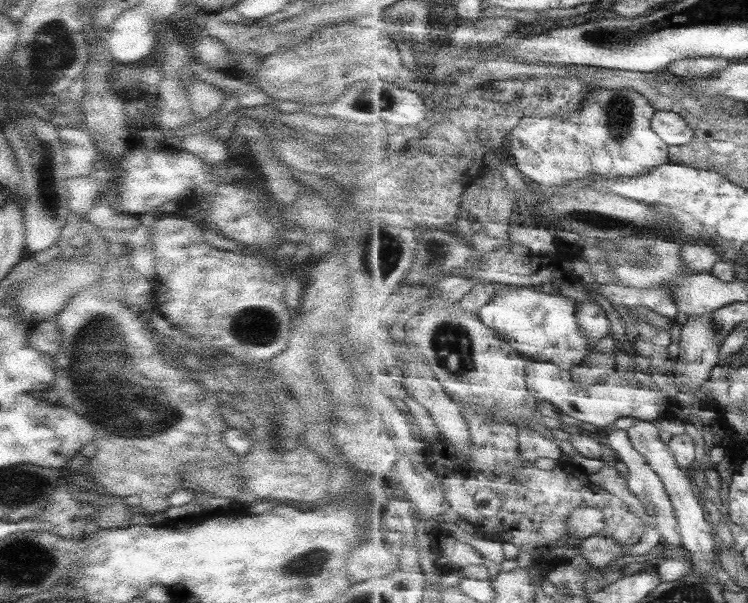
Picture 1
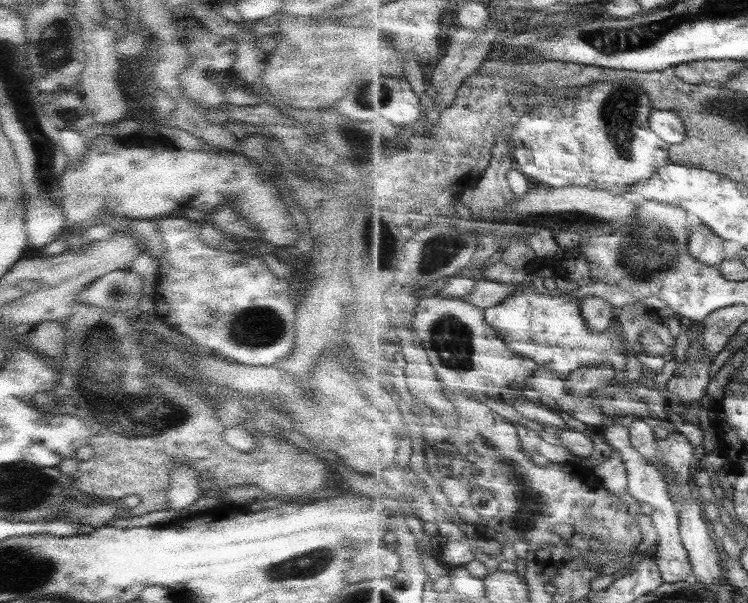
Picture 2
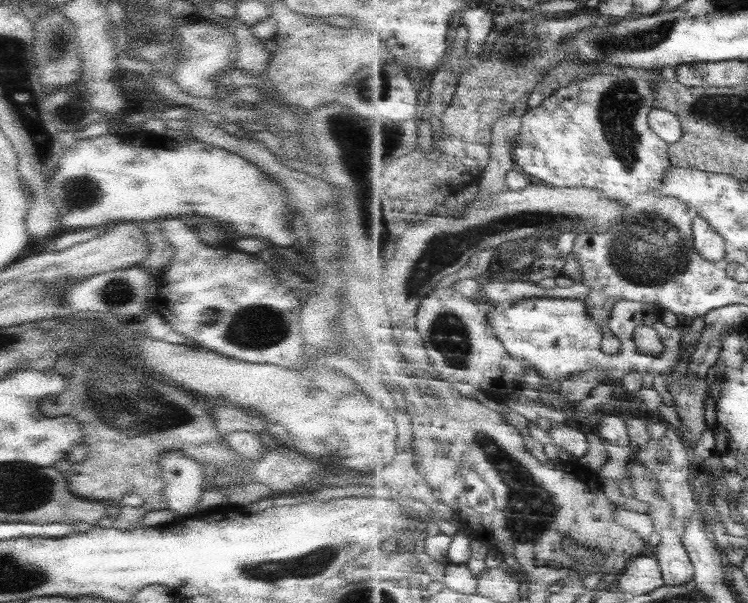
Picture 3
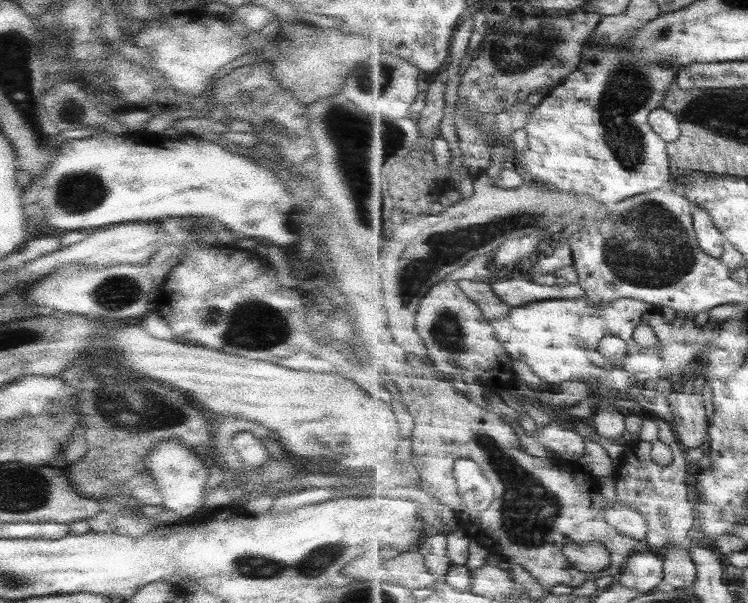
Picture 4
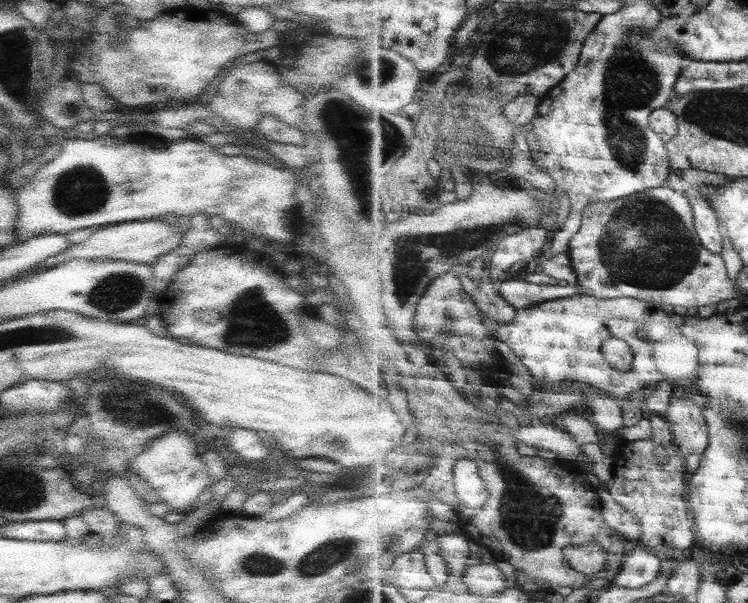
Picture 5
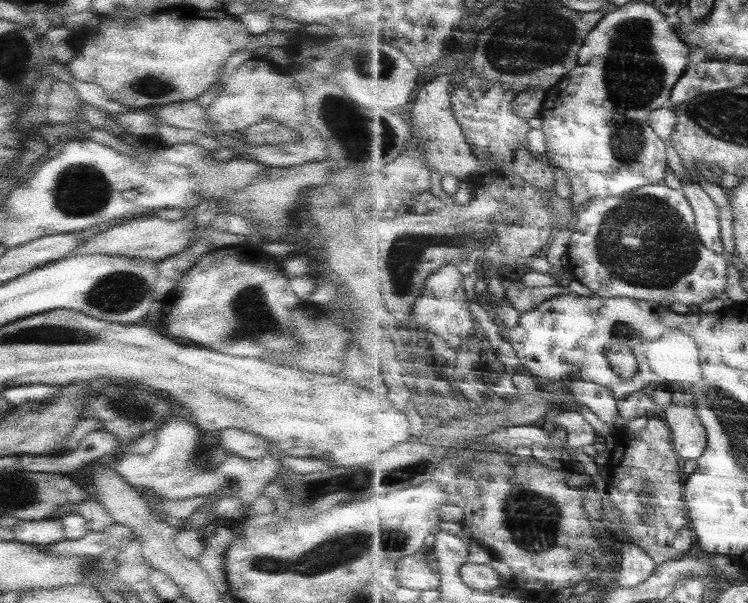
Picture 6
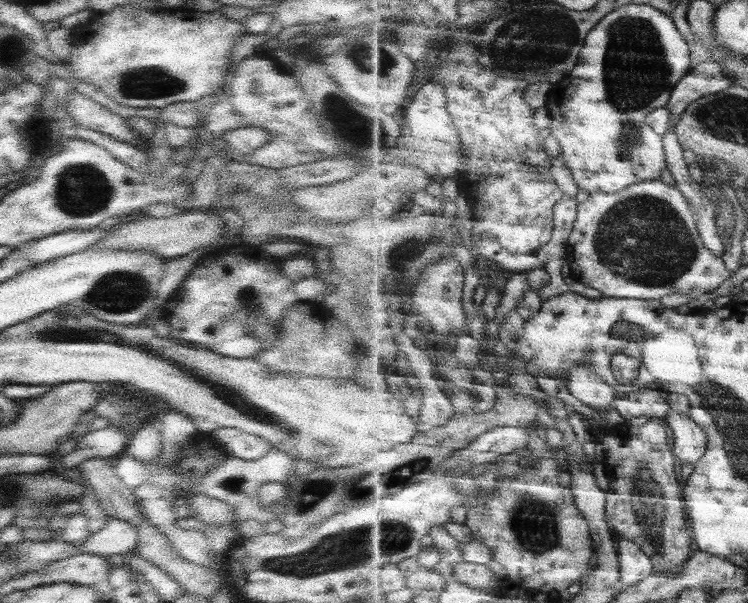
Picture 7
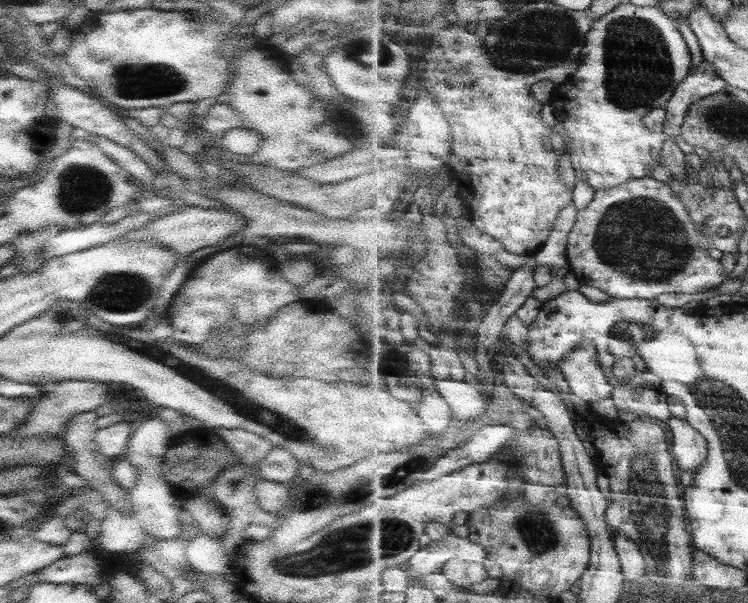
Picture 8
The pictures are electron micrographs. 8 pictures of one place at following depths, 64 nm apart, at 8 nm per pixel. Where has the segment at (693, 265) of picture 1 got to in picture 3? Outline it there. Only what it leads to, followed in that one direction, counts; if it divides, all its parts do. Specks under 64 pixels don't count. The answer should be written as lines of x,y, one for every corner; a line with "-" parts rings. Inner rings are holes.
694,216
693,240
695,250
711,262
723,261
725,258
725,240
718,234
709,222
701,216

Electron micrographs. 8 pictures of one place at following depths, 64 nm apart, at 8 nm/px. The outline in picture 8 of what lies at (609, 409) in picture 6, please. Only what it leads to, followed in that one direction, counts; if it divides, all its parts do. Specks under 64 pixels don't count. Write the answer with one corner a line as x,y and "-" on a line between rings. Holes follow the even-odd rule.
585,339
568,355
559,369
569,381
571,392
588,403
611,398
614,386
599,366
595,343

